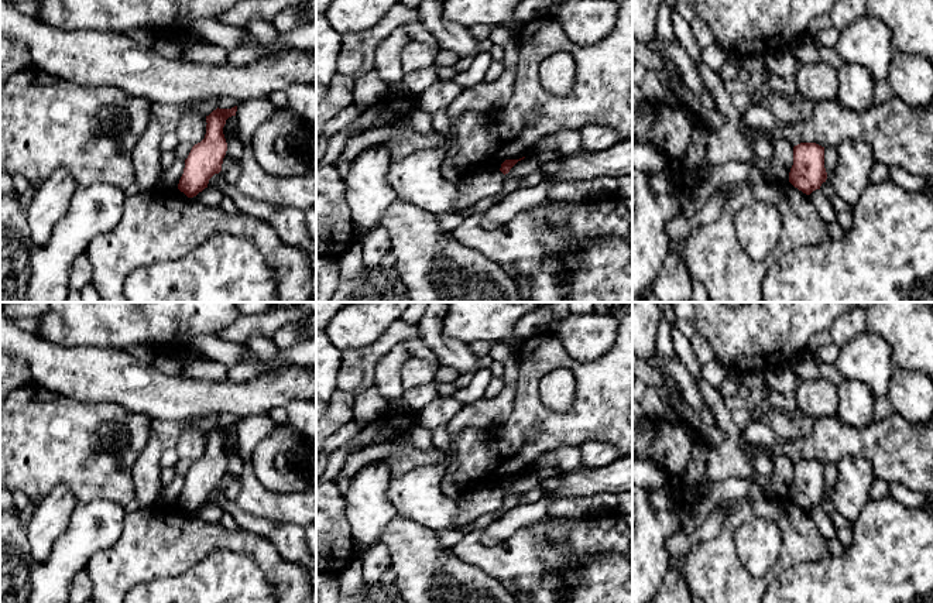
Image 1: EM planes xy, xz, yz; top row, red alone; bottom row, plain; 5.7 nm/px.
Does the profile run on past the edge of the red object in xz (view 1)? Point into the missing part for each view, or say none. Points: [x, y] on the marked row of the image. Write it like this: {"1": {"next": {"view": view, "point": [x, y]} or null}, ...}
{"1": {"next": null}}

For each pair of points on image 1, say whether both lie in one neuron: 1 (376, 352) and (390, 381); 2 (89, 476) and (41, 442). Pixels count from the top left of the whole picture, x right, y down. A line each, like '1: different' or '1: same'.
1: different
2: same

